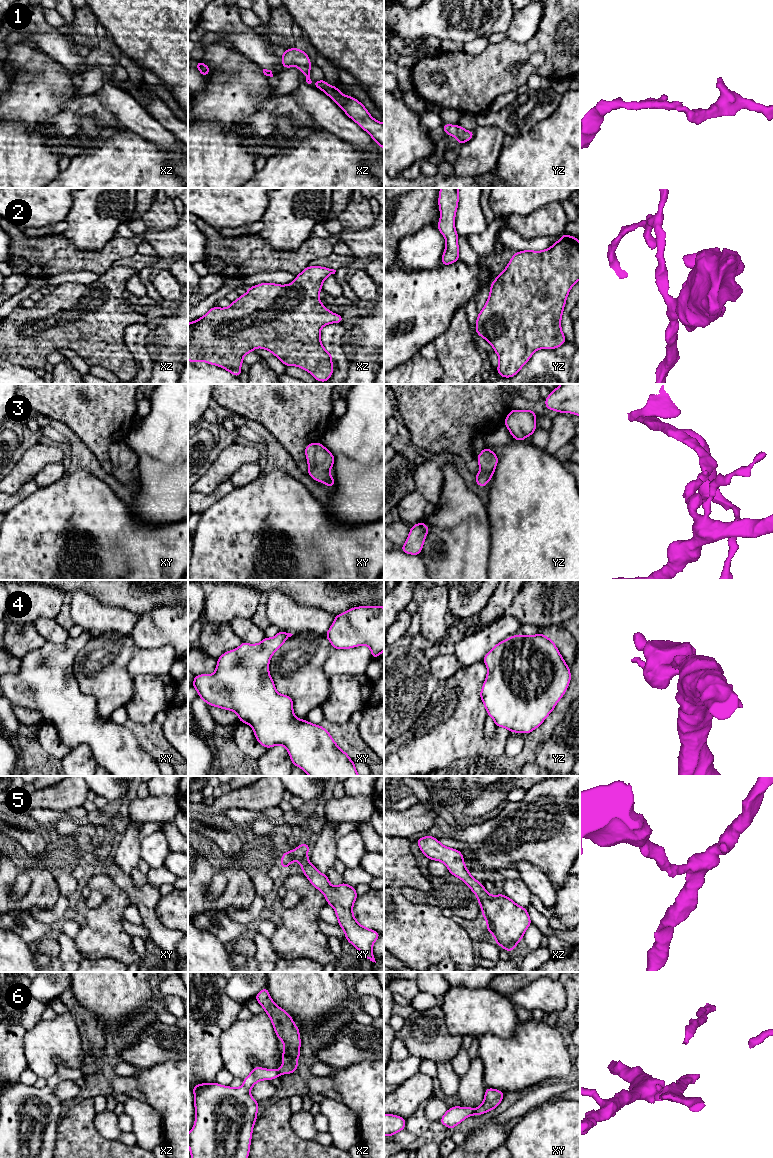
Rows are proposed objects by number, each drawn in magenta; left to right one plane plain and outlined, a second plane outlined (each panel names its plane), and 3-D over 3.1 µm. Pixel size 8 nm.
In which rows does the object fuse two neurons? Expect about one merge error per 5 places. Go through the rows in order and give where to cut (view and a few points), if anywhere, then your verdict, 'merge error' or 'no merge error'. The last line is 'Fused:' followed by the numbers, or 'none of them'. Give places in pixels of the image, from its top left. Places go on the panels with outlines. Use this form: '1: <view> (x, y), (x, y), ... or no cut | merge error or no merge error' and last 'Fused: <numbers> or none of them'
1: no cut | no merge error
2: no cut | no merge error
3: no cut | no merge error
4: no cut | no merge error
5: no cut | no merge error
6: xy (475, 1109), (473, 1114) | merge error
Fused: 6

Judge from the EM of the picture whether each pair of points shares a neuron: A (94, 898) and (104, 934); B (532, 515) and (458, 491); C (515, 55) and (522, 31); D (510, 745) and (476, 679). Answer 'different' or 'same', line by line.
A: different
B: different
C: different
D: different

